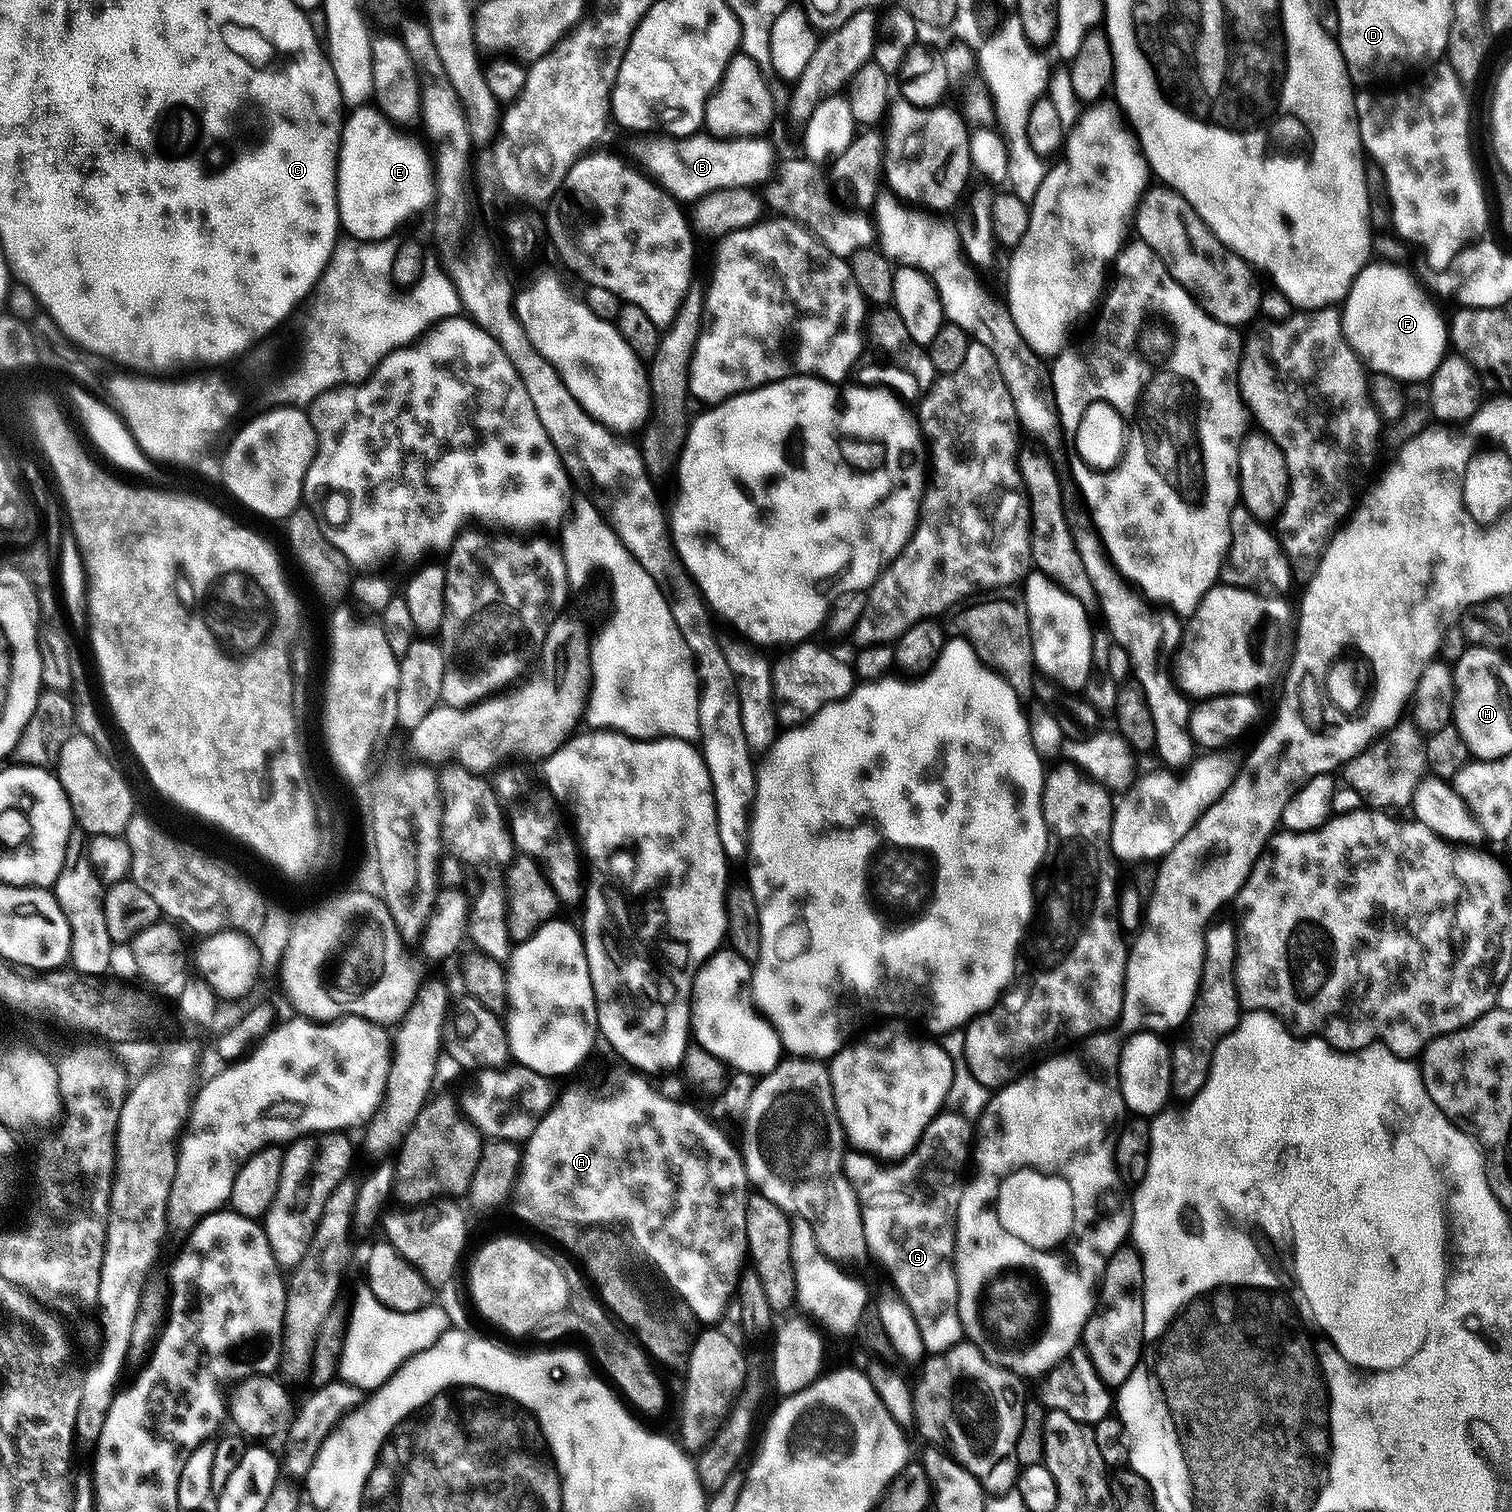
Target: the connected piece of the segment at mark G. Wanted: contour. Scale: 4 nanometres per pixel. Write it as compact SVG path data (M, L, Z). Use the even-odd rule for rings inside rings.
M944 1110L941 1111L939 1116L933 1118L929 1124L928 1129L925 1130L922 1135L920 1135L920 1140L916 1143L916 1147L912 1149L911 1152L908 1153L907 1156L897 1159L895 1162L881 1162L877 1157L870 1156L866 1152L862 1152L859 1150L848 1150L845 1151L844 1154L844 1173L846 1174L846 1178L848 1181L852 1183L852 1189L856 1191L856 1201L860 1203L860 1213L862 1214L862 1222L864 1223L864 1229L866 1230L866 1242L868 1243L868 1251L871 1255L886 1268L888 1268L888 1274L892 1278L893 1284L896 1286L894 1288L895 1295L900 1296L906 1302L906 1306L908 1307L909 1311L913 1312L914 1314L914 1322L918 1326L918 1330L922 1334L922 1342L924 1343L925 1349L929 1353L934 1352L945 1352L947 1348L950 1346L954 1346L955 1344L961 1343L962 1337L964 1336L964 1327L962 1326L962 1318L958 1314L958 1282L956 1281L956 1262L955 1262L955 1255L956 1255L956 1215L958 1214L958 1202L962 1198L962 1194L964 1193L964 1186L966 1183L966 1172L964 1176L964 1167L969 1167L970 1164L970 1153L973 1151L974 1148L974 1124L973 1121L968 1120L965 1116L960 1115L959 1112L954 1112L951 1110Z

